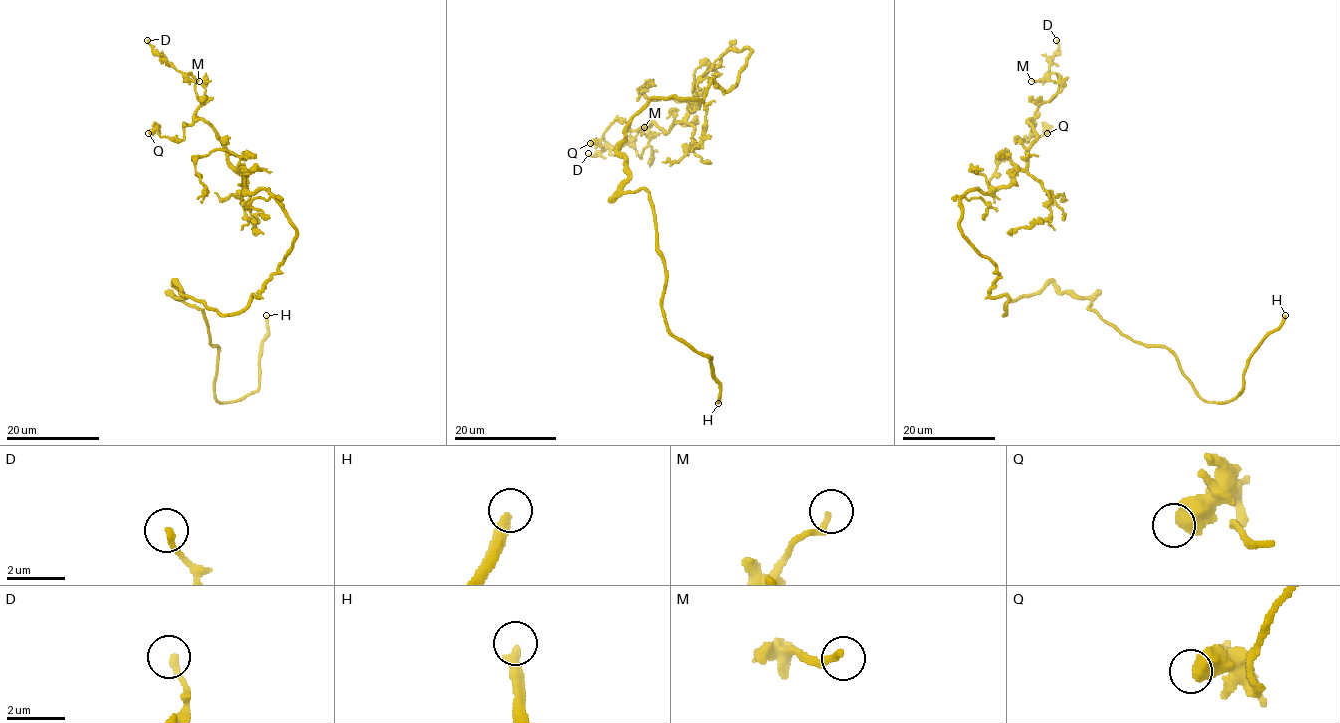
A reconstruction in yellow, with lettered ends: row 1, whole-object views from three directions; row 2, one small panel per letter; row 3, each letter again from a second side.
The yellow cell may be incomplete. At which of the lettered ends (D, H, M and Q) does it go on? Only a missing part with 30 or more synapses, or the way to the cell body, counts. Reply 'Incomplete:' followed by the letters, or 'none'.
Incomplete: H

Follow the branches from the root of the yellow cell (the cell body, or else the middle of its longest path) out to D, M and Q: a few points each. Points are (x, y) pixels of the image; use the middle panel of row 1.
D: (678, 97), (728, 90), (750, 51), (728, 50), (666, 132), (641, 127), (641, 157), (588, 153)
M: (678, 97), (728, 90), (750, 51), (728, 50), (666, 132), (641, 127), (641, 157), (644, 127)
Q: (678, 97), (728, 90), (750, 51), (728, 50), (666, 132), (615, 120), (590, 143)

